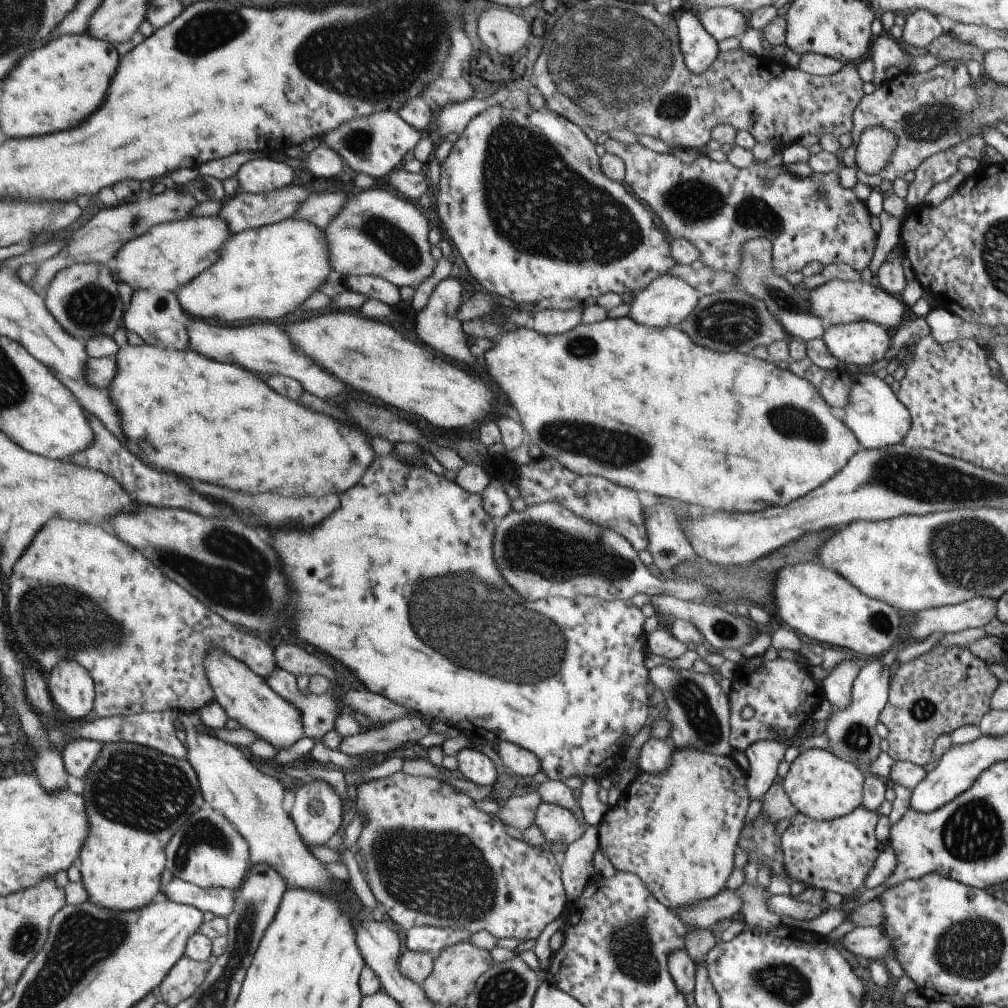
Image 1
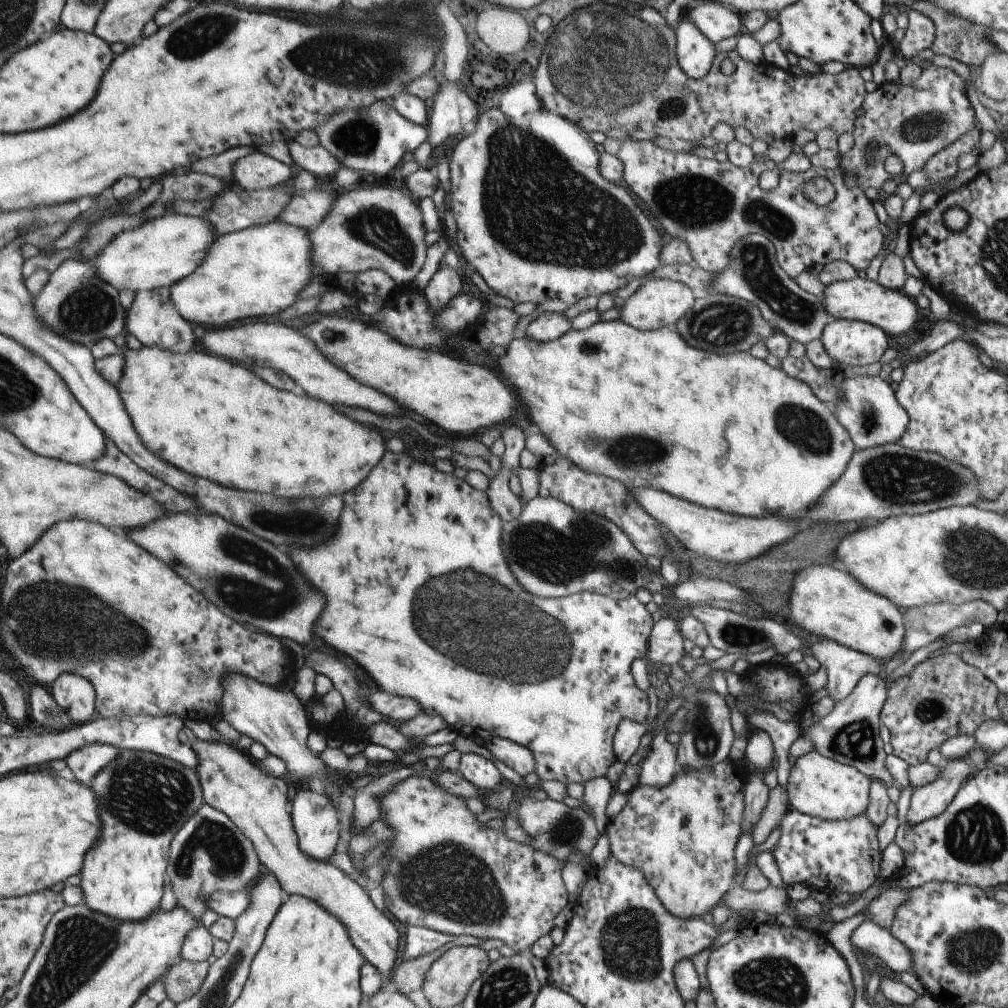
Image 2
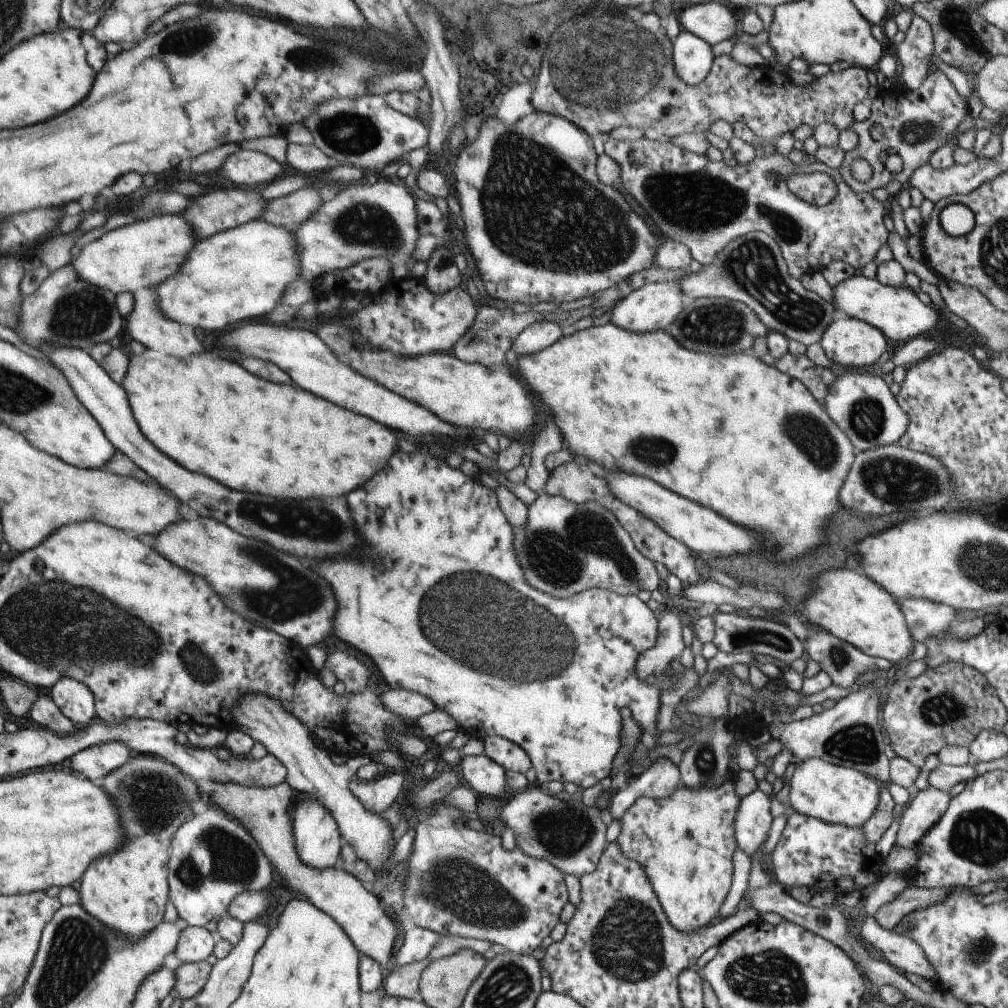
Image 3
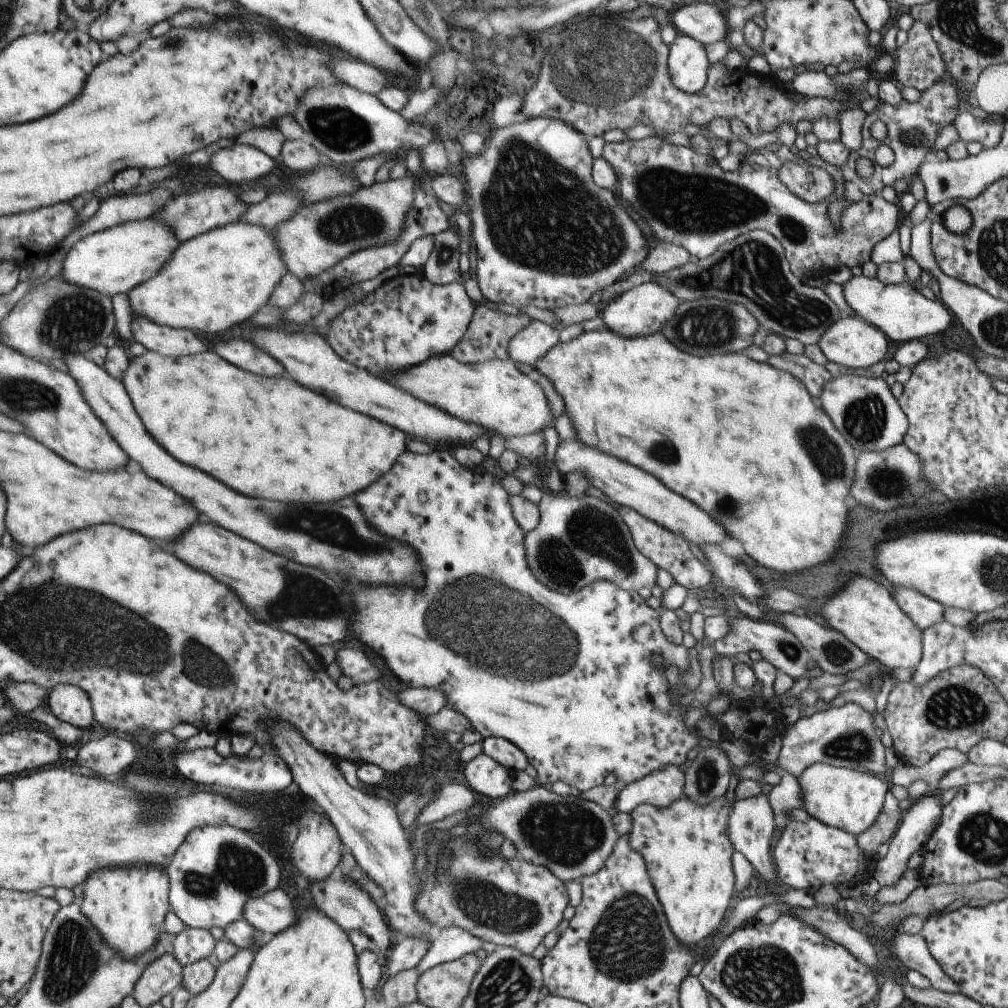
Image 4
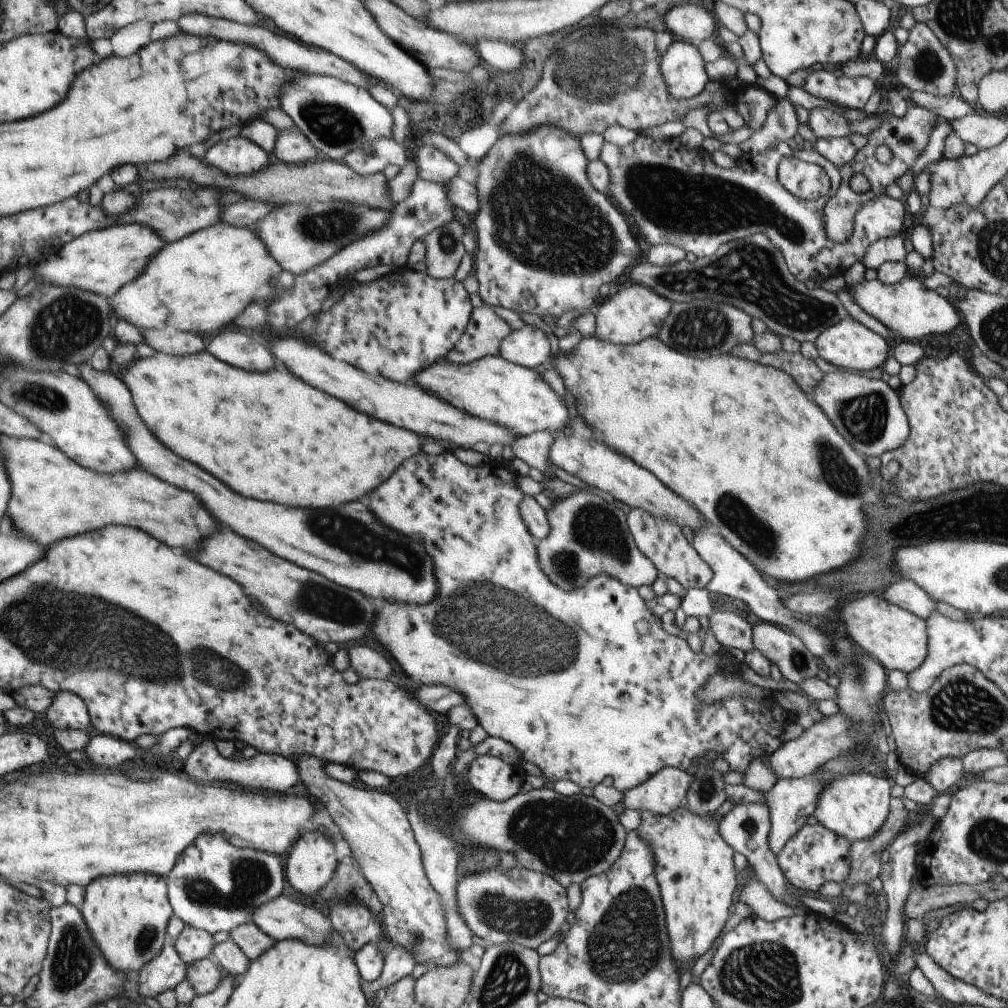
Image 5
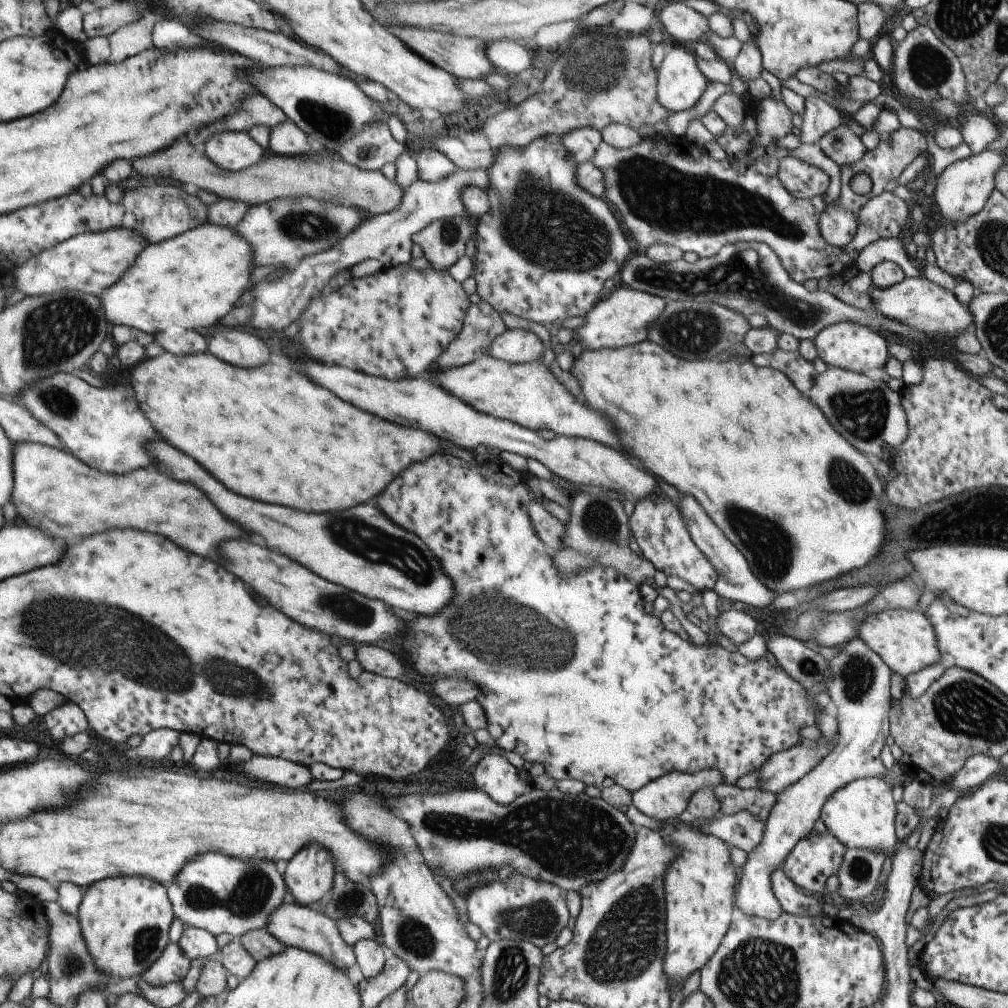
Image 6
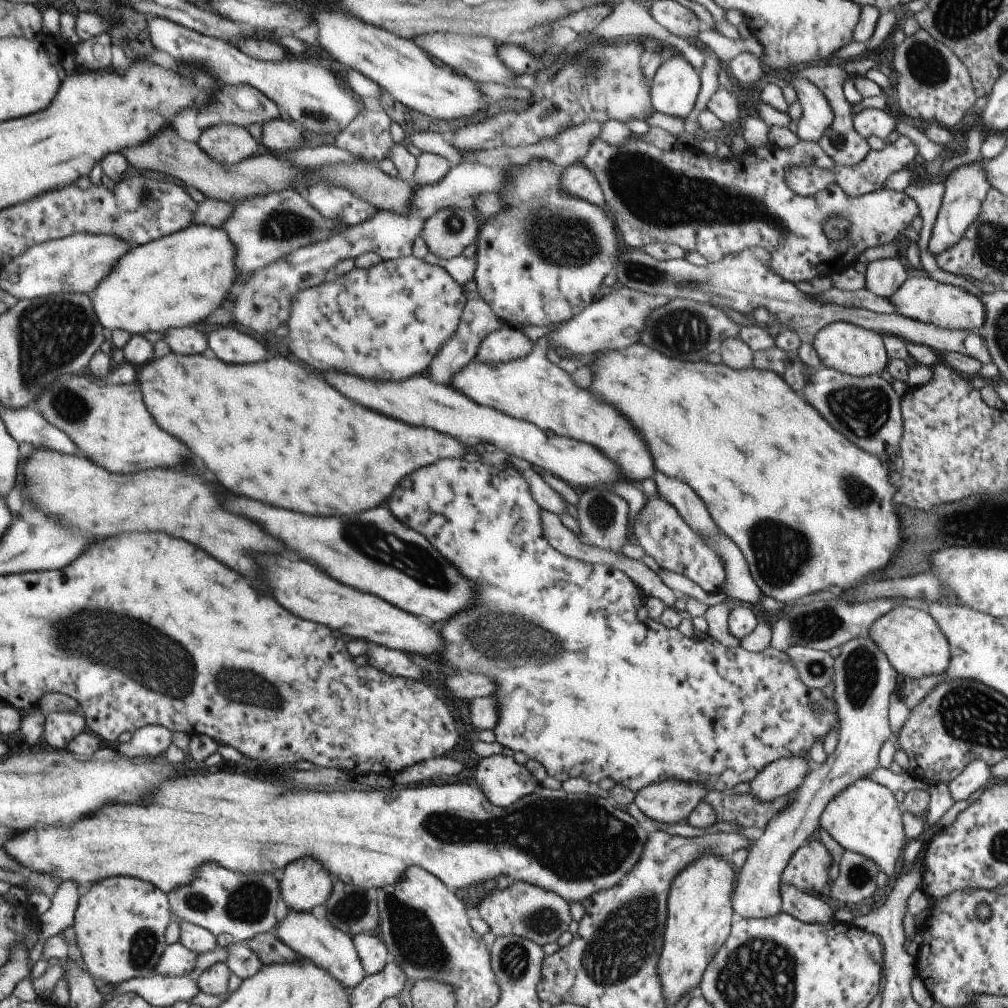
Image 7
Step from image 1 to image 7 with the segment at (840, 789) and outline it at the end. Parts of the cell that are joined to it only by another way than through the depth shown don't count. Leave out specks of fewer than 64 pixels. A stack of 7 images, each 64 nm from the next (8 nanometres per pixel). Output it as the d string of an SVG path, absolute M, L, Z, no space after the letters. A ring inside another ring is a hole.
M863 778L839 792L823 808L818 826L842 849L869 858L877 866L877 872L885 874L888 878L899 868L907 844L901 822L901 811L901 805L895 801L894 794L885 786Z

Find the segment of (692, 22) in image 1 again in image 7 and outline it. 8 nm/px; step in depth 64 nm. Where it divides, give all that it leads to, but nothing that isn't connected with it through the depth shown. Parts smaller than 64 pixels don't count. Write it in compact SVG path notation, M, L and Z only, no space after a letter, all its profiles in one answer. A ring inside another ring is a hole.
M671 55L650 80L650 101L655 112L685 118L699 94L698 71L683 55Z

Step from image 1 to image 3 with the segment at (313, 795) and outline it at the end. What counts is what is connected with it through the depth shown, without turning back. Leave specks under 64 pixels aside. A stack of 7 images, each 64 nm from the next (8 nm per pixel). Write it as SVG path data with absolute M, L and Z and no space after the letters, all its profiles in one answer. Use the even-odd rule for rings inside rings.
M309 796L300 800L293 808L292 837L298 859L307 867L323 871L324 868L337 866L339 863L339 837L336 822L330 812L317 800Z

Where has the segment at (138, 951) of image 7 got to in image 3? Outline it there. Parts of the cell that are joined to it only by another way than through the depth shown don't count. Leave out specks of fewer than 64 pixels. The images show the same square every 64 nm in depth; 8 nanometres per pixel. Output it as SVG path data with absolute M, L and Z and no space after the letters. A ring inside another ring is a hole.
M135 753L129 755L129 760L123 763L121 766L114 768L111 772L108 772L102 780L99 782L99 786L108 794L112 806L118 816L118 823L122 831L120 832L120 844L121 846L108 855L101 855L98 859L93 859L88 867L81 873L78 893L79 893L79 905L85 910L88 915L95 917L99 922L102 922L106 927L111 927L118 935L122 936L122 939L127 939L130 943L140 939L141 935L146 935L156 924L162 920L163 906L168 899L168 884L166 875L167 861L168 861L168 846L170 838L177 832L177 829L192 816L193 812L196 812L197 807L201 807L205 801L205 796L199 792L199 786L195 784L195 780L188 774L180 771L176 766L173 766L170 762L164 762L162 758L151 758L150 755L143 753Z

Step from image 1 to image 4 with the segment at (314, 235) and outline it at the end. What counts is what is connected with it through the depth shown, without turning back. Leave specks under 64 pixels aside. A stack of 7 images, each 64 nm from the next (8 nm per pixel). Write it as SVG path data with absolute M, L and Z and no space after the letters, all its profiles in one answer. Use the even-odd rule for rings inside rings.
M243 221L217 227L205 234L181 241L170 254L173 256L170 256L154 277L126 293L131 304L131 315L141 315L158 325L187 328L201 334L221 334L225 332L225 328L251 318L259 308L267 304L271 290L288 272L278 253L272 232Z

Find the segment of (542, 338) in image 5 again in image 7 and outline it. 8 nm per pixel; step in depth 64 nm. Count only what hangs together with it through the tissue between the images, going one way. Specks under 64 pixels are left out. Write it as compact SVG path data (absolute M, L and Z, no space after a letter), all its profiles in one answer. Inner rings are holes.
M502 325L479 340L473 360L477 362L505 363L527 356L535 347L520 328Z

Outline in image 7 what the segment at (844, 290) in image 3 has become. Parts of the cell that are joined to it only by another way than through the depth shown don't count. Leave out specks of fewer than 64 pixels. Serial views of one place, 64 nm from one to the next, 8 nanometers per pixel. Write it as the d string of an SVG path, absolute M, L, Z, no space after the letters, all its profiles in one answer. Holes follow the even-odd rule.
M909 275L886 299L896 309L897 315L940 329L978 330L984 319L984 310L977 297L963 292L962 288L941 284L925 276Z

